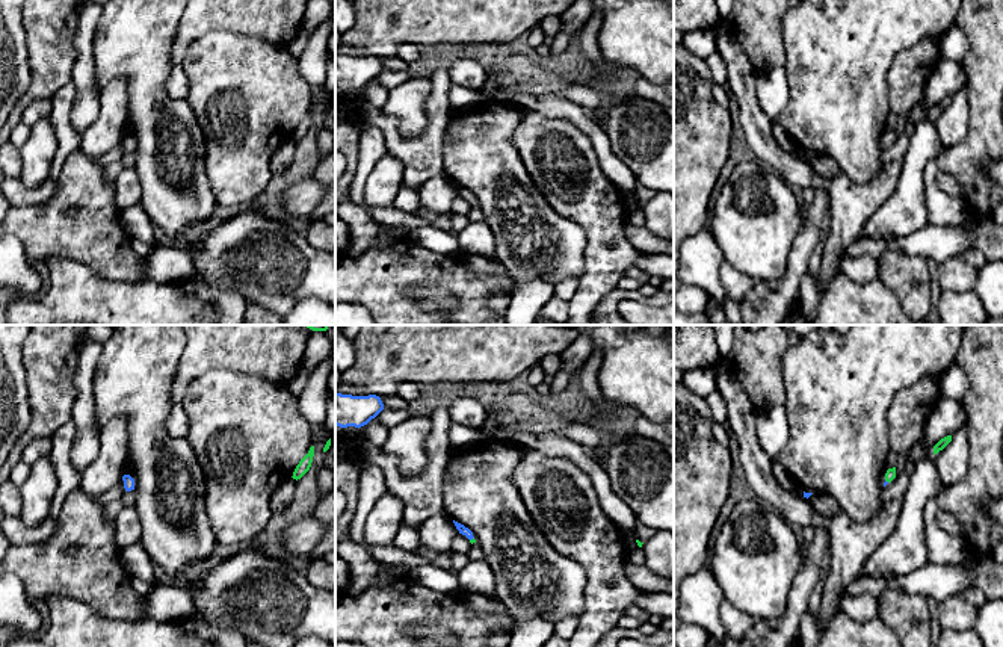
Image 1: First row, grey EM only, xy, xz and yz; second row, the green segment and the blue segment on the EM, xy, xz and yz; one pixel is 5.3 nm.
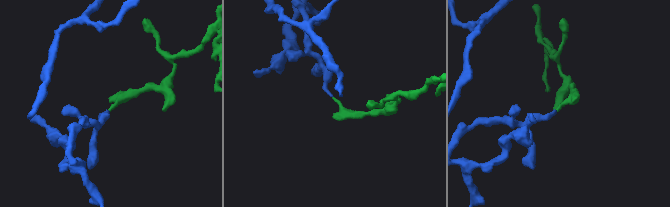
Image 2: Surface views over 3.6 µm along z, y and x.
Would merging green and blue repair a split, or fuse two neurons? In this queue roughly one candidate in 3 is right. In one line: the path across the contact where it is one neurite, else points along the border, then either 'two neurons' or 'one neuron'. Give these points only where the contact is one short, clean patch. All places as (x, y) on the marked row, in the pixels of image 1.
across xz (473, 540), (473, 538), (461, 528) | one neuron

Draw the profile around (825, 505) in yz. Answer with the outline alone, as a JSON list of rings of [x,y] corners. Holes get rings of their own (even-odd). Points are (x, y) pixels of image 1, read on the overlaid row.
[[[811,494],[807,500],[820,515],[825,517],[832,517],[843,511],[834,497],[826,494]]]

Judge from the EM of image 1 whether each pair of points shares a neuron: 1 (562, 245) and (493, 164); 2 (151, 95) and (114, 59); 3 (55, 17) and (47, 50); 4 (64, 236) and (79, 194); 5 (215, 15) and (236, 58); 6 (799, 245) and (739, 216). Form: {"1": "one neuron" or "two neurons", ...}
{"1": "one neuron", "2": "one neuron", "3": "one neuron", "4": "one neuron", "5": "two neurons", "6": "two neurons"}

